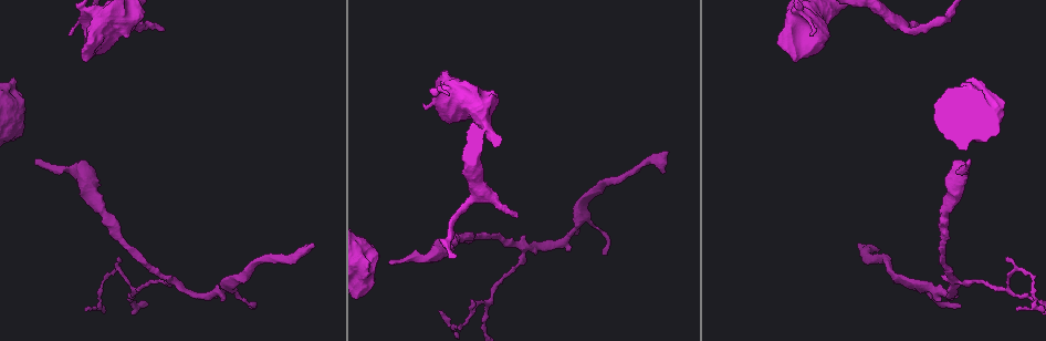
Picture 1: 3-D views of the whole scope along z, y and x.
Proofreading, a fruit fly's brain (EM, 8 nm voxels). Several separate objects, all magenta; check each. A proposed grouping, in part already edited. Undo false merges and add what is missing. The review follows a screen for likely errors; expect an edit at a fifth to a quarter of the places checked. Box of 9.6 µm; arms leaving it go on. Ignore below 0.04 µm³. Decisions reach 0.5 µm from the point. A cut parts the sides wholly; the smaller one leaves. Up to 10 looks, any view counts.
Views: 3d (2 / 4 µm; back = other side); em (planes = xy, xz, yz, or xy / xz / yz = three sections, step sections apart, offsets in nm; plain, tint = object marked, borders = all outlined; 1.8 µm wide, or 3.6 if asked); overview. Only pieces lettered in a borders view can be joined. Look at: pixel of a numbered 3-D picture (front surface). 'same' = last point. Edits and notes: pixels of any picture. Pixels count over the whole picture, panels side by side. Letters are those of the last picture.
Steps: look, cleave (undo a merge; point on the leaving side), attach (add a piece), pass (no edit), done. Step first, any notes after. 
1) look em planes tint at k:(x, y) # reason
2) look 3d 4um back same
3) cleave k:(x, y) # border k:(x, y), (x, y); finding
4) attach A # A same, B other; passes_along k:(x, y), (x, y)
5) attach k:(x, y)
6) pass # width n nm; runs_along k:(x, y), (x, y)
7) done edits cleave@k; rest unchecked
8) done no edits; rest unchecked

look 3d 2um at 1:(525, 246) # arms part here

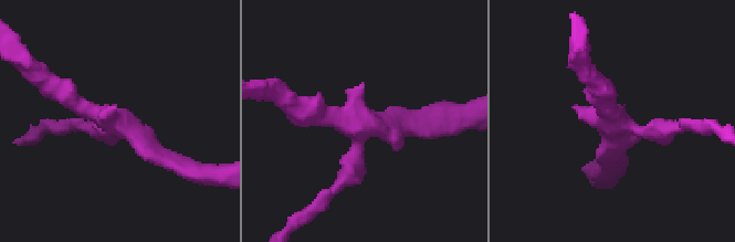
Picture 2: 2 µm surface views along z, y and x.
look em 3.6um planes borders at 2:(613, 117) # now the EM

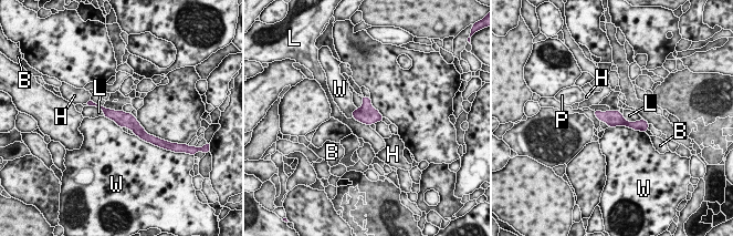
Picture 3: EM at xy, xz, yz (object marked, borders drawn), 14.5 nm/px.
pass # B other, H other, L other, P other, W other; border 3:(609, 126), (627, 126), (645, 133); one neuron here

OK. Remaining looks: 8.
look em planes borders at 1:(390, 261) # branch stops here

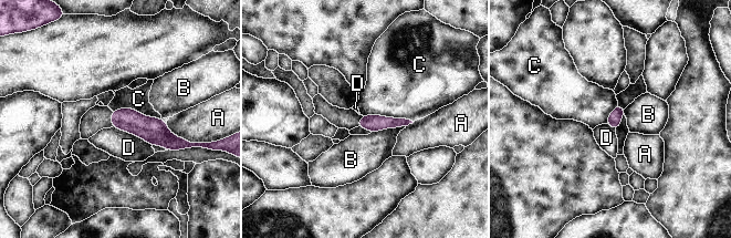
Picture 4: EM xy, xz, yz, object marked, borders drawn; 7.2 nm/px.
pass # A other, B other, C other, D other; border 4:(112, 126), (135, 134), (152, 145); no lettered piece goes on from it

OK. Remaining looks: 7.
look em planes borders at 1:(811, 35)

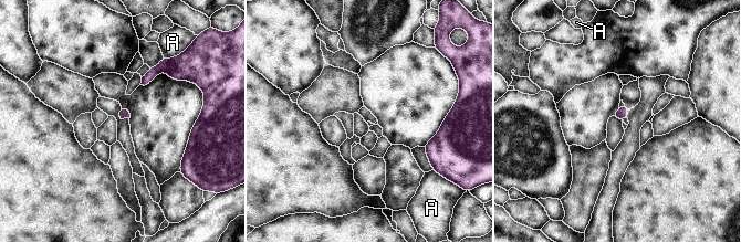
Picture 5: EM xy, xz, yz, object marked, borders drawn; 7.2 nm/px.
cleave 5:(153, 72) # A other; border 5:(166, 60), (163, 70); a second neuron is stuck on

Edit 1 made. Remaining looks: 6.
done edits cleave@5; rest unchecked

